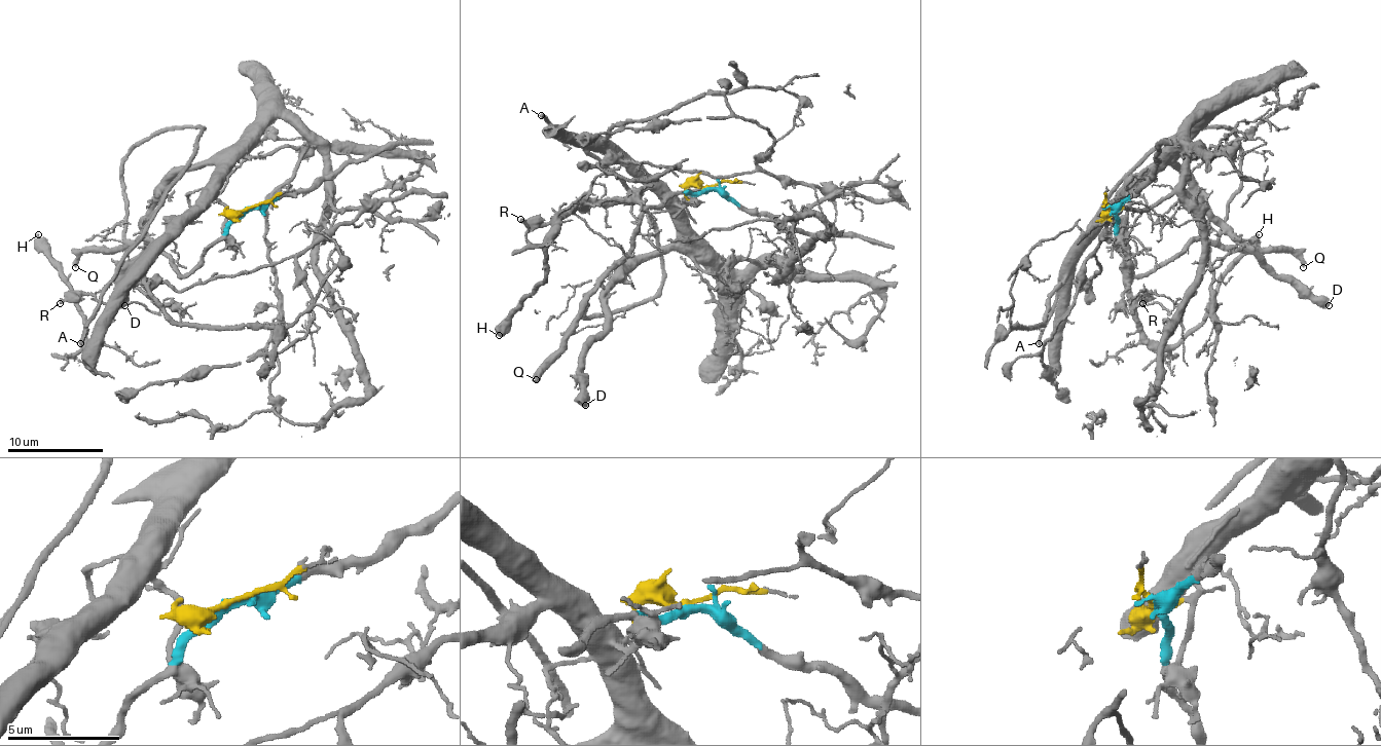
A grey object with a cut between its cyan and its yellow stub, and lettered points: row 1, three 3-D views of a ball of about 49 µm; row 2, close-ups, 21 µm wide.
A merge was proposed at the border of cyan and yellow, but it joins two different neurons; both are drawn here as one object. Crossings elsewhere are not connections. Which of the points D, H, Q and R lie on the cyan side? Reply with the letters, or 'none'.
Q

